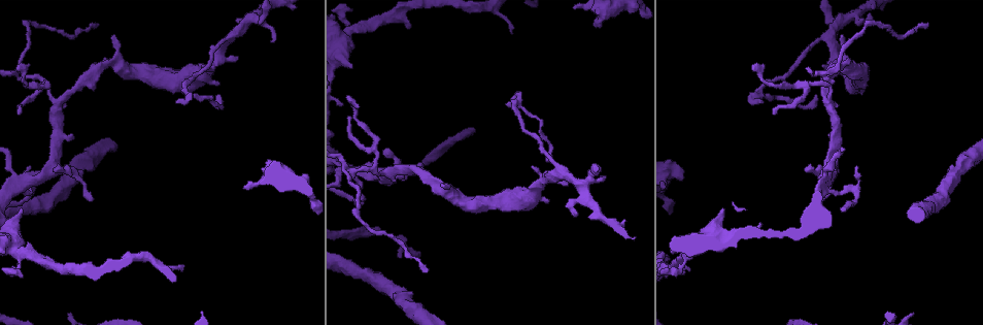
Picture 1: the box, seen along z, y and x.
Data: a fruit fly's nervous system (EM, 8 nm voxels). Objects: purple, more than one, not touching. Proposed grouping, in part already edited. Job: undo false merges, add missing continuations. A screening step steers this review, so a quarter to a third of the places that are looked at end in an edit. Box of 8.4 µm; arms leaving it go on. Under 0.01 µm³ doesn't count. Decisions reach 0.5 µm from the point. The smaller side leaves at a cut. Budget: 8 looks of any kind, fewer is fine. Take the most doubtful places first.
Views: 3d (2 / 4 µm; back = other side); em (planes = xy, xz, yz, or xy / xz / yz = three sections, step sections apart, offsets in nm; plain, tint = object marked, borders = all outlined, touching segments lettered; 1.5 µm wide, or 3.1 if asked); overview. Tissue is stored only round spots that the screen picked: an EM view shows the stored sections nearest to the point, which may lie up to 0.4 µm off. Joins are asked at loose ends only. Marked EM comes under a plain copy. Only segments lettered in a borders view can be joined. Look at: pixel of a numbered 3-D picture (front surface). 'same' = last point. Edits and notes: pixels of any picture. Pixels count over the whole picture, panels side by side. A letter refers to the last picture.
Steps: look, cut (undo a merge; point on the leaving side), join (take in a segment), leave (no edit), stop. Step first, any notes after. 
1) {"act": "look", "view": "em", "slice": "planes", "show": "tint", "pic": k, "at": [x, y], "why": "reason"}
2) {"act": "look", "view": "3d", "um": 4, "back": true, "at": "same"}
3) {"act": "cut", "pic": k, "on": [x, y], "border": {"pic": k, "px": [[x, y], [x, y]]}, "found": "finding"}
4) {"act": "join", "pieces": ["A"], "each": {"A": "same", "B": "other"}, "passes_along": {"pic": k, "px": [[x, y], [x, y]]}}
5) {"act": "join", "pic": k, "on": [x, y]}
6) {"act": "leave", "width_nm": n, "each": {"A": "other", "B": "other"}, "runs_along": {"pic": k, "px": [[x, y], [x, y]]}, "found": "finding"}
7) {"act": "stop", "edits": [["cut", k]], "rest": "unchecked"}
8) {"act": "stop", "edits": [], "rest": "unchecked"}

{"act": "look", "view": "3d", "um": 4, "pic": 1, "at": [680, 179], "why": "branch stops here"}

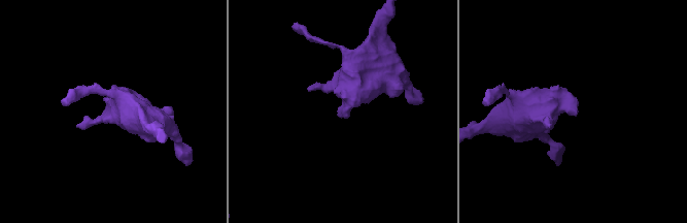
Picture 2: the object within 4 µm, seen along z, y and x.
{"act": "look", "view": "em", "slice": "planes", "show": "borders", "pic": 2, "at": [339, 112]}

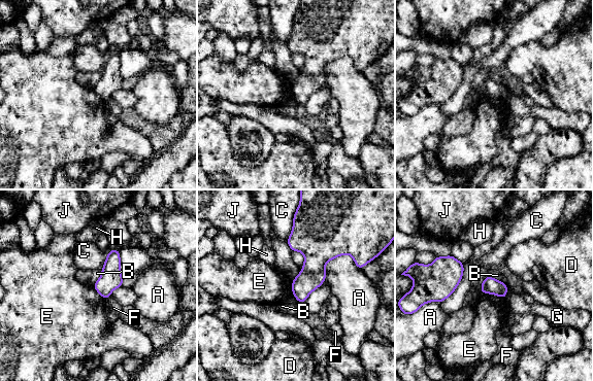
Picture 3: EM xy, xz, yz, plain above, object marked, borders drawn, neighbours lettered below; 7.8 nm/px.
{"act": "leave", "each": {"A": "other", "B": "other", "C": "other", "D": "other", "E": "other", "F": "other", "G": "other", "H": "other", "J": "other"}, "border": {"pic": 3, "px": [[481, 291], [494, 293], [503, 299]]}, "found": "none of them fits"}

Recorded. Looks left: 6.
{"act": "look", "view": "3d", "um": 2, "pic": 1, "at": [387, 174], "why": "sharp bend"}

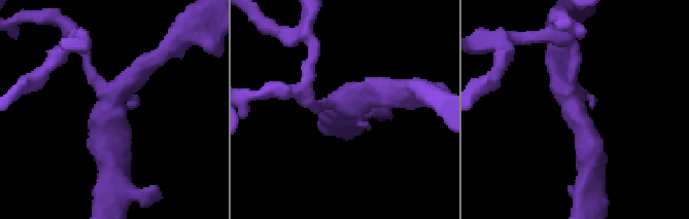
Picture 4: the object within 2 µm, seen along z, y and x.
{"act": "look", "view": "em", "slice": "xy", "step": 4, "show": "borders", "pic": 4, "at": [571, 95], "arms": 3, "why": "need the tissue"}

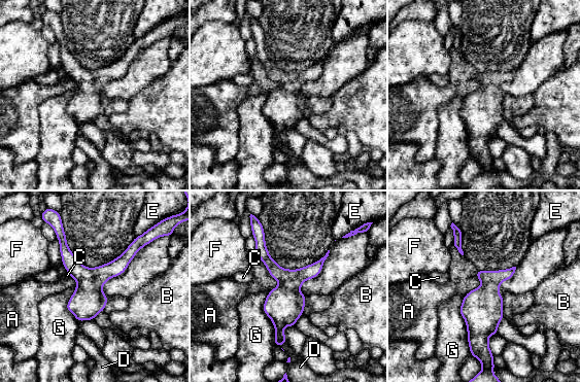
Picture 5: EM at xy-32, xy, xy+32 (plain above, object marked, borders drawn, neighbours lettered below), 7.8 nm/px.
{"act": "leave", "longest_contact_nm": ["B", 550], "each": {"A": "other", "B": "other", "C": "other", "D": "other", "E": "other", "F": "other", "G": "other"}, "border": {"pic": 5, "px": [[257, 254], [278, 282], [269, 291]]}, "found": "all the same neuron"}

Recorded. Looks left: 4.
{"act": "look", "view": "3d", "um": 4, "pic": 1, "at": [345, 31], "why": "three-way junction"}

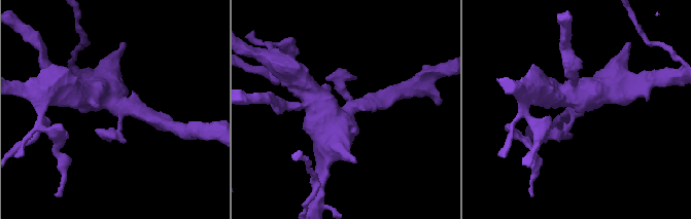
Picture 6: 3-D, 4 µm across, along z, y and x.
{"act": "look", "view": "em", "slice": "xz", "step": 8, "show": "tint", "pic": 6, "at": [116, 108], "arms": 3, "arm_widths_nm": [180, 220, 440]}

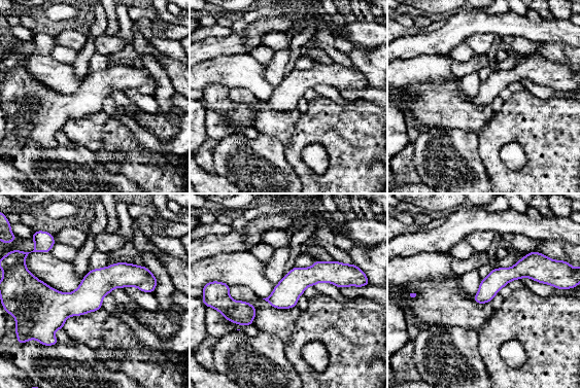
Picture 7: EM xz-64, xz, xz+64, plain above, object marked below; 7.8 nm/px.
{"act": "look", "view": "em", "slice": "yz", "step": 4, "show": "borders", "at": "same"}

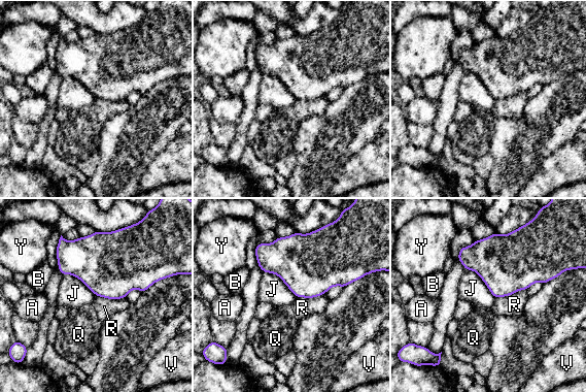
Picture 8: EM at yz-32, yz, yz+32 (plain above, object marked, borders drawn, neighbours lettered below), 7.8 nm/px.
{"act": "leave", "each": {"A": "other", "B": "other", "J": "other", "Q": "other", "R": "other", "V": "other", "Y": "other"}, "border": {"pic": 8, "px": [[526, 289], [495, 298]]}, "found": "all the same neuron"}

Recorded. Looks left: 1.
{"act": "stop", "edits": [], "rest": "unchecked"}

